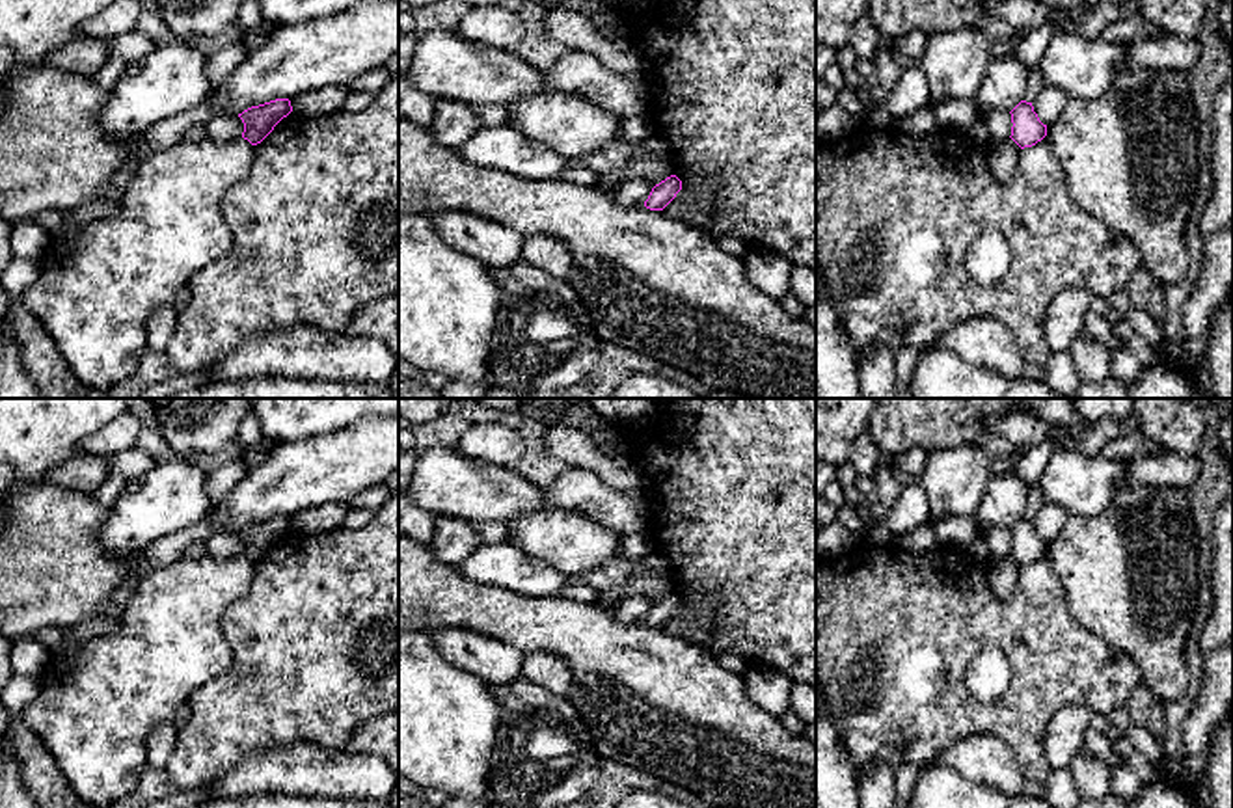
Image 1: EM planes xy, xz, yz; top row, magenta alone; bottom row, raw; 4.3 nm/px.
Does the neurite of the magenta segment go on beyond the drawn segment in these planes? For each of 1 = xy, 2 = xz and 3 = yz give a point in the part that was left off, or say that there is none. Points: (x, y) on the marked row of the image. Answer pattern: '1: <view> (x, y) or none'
1: none
2: none
3: none

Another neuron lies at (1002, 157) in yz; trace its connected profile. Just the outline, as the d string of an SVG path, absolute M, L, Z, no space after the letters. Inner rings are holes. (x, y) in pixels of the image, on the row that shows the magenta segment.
M1011 140L991 141L985 149L985 158L993 177L998 182L1008 182L1017 168L1021 147Z

